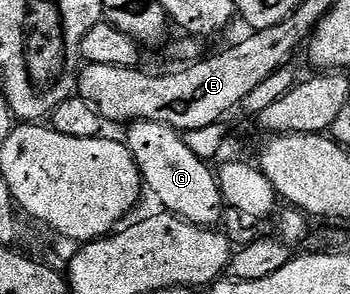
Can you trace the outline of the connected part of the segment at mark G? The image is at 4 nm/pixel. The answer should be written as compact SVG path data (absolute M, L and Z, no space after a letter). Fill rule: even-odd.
M132 122L126 127L125 141L135 158L143 184L155 193L164 211L192 222L194 226L214 227L225 211L223 193L214 169L194 154L184 135L169 124Z

